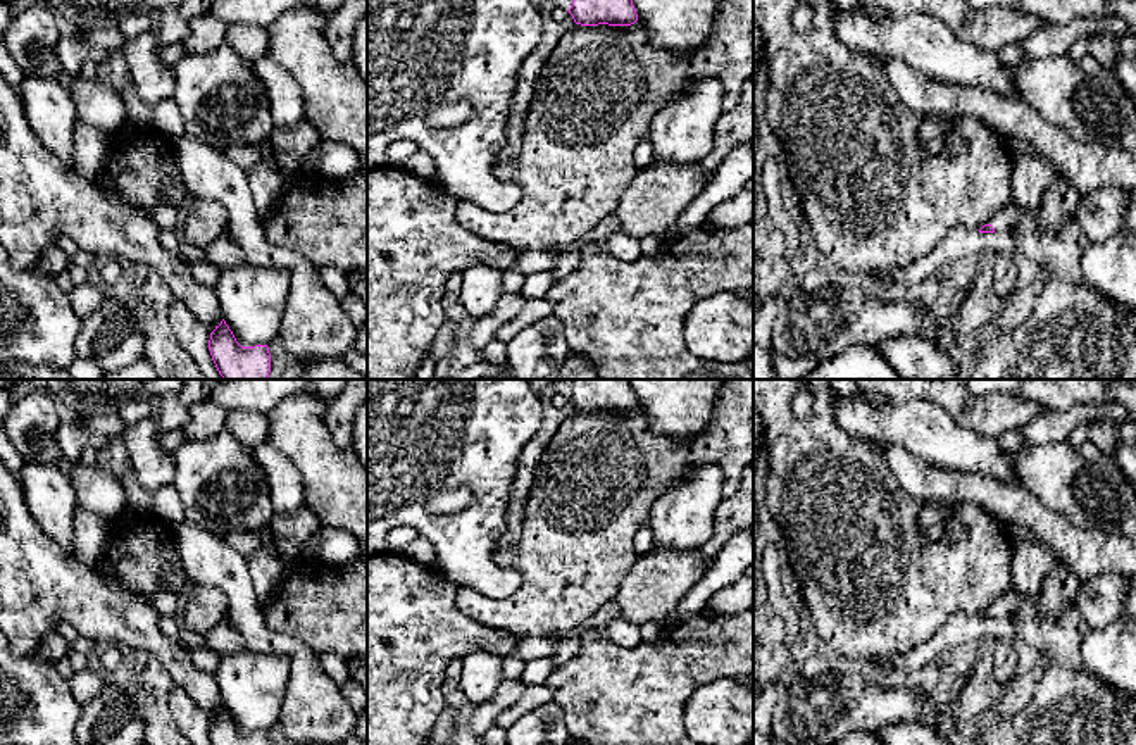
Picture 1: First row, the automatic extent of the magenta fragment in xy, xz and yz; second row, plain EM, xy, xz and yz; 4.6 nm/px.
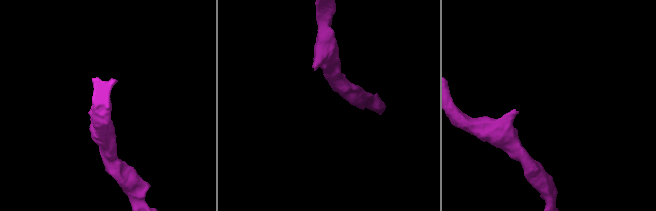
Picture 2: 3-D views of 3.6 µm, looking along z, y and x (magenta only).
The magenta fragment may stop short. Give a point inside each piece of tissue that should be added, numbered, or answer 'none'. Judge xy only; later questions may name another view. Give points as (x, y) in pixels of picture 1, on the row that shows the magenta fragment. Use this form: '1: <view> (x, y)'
none

